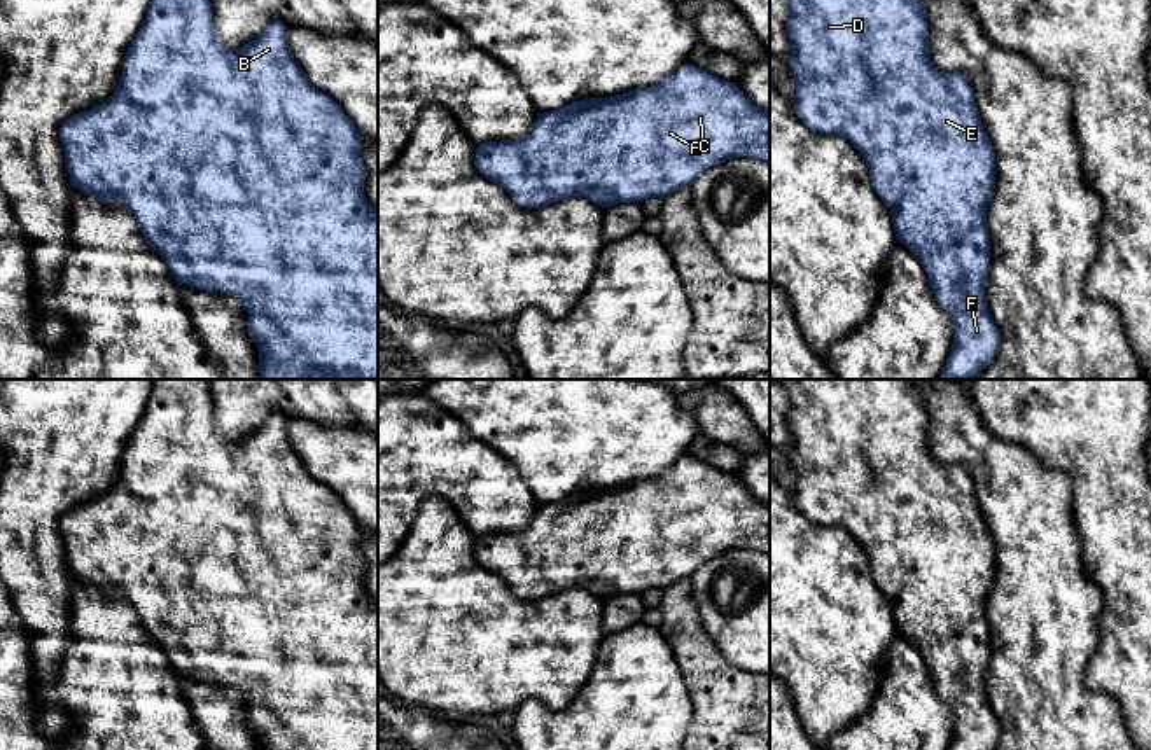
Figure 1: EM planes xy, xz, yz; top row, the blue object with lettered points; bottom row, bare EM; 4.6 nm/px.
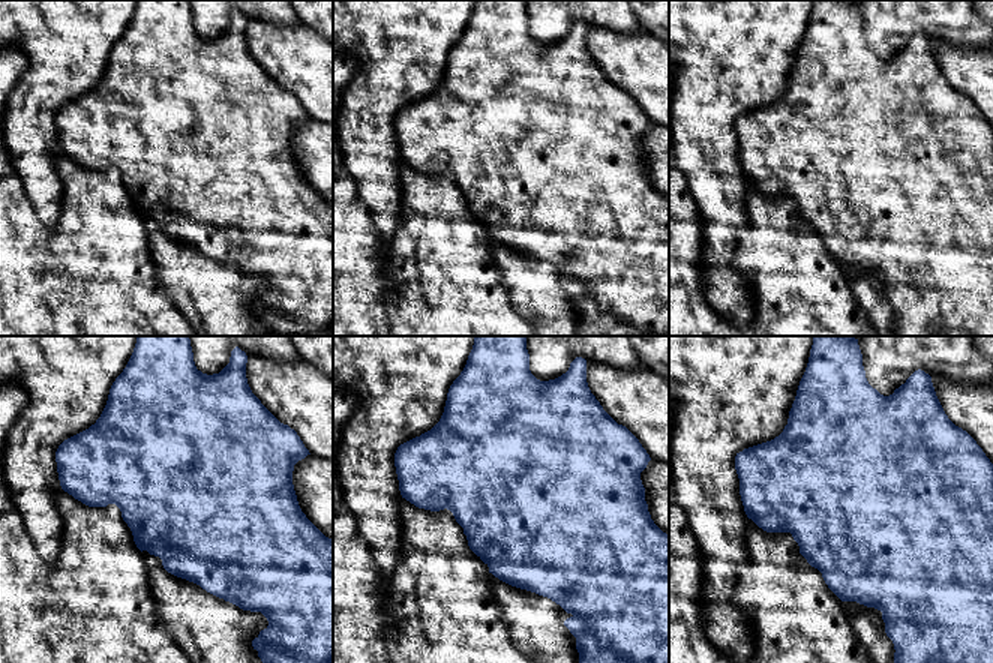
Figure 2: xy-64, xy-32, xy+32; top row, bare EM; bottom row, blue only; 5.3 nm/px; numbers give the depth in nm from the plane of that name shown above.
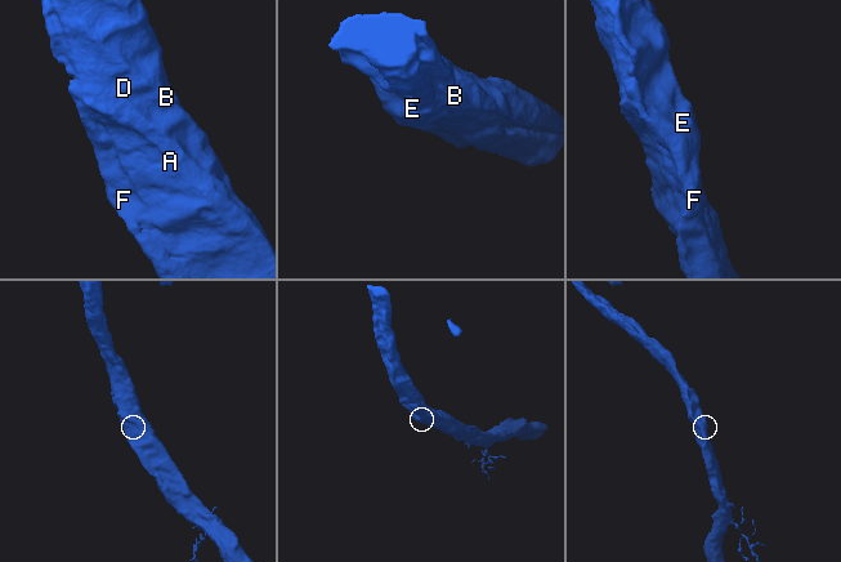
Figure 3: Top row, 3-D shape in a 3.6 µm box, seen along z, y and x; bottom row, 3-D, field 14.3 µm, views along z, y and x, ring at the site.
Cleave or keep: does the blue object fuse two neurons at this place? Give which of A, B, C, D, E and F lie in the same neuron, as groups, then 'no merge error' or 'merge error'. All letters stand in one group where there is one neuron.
A B C D E F; no merge error

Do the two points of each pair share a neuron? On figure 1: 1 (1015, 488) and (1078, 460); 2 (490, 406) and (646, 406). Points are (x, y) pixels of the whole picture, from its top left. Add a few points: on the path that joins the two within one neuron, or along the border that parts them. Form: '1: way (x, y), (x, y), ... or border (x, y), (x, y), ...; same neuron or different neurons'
1: border (1022, 446), (1067, 476), (1073, 507); different neurons
2: way (529, 406), (607, 406); same neuron

